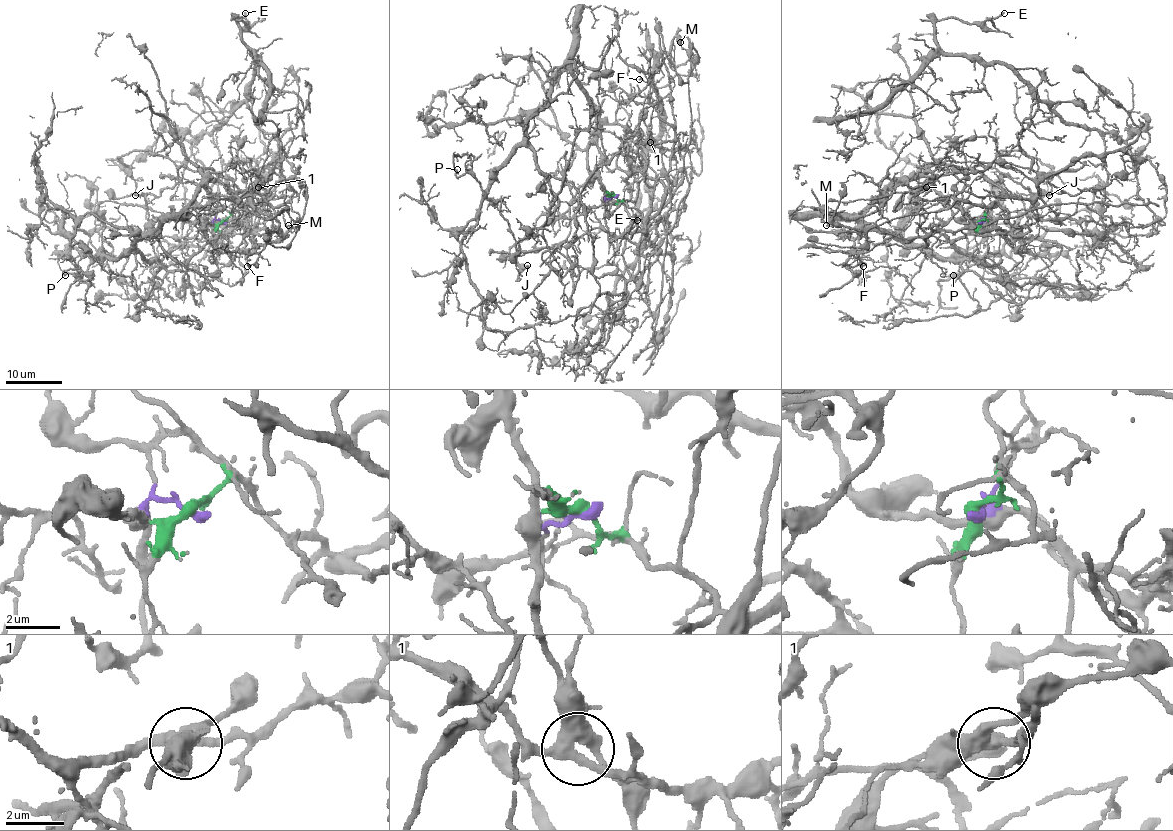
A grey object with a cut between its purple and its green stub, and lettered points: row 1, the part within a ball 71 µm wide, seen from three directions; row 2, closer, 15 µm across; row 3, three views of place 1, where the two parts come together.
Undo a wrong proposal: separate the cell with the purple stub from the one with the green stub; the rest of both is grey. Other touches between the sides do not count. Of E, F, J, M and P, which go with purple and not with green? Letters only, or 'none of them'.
E, J, P

